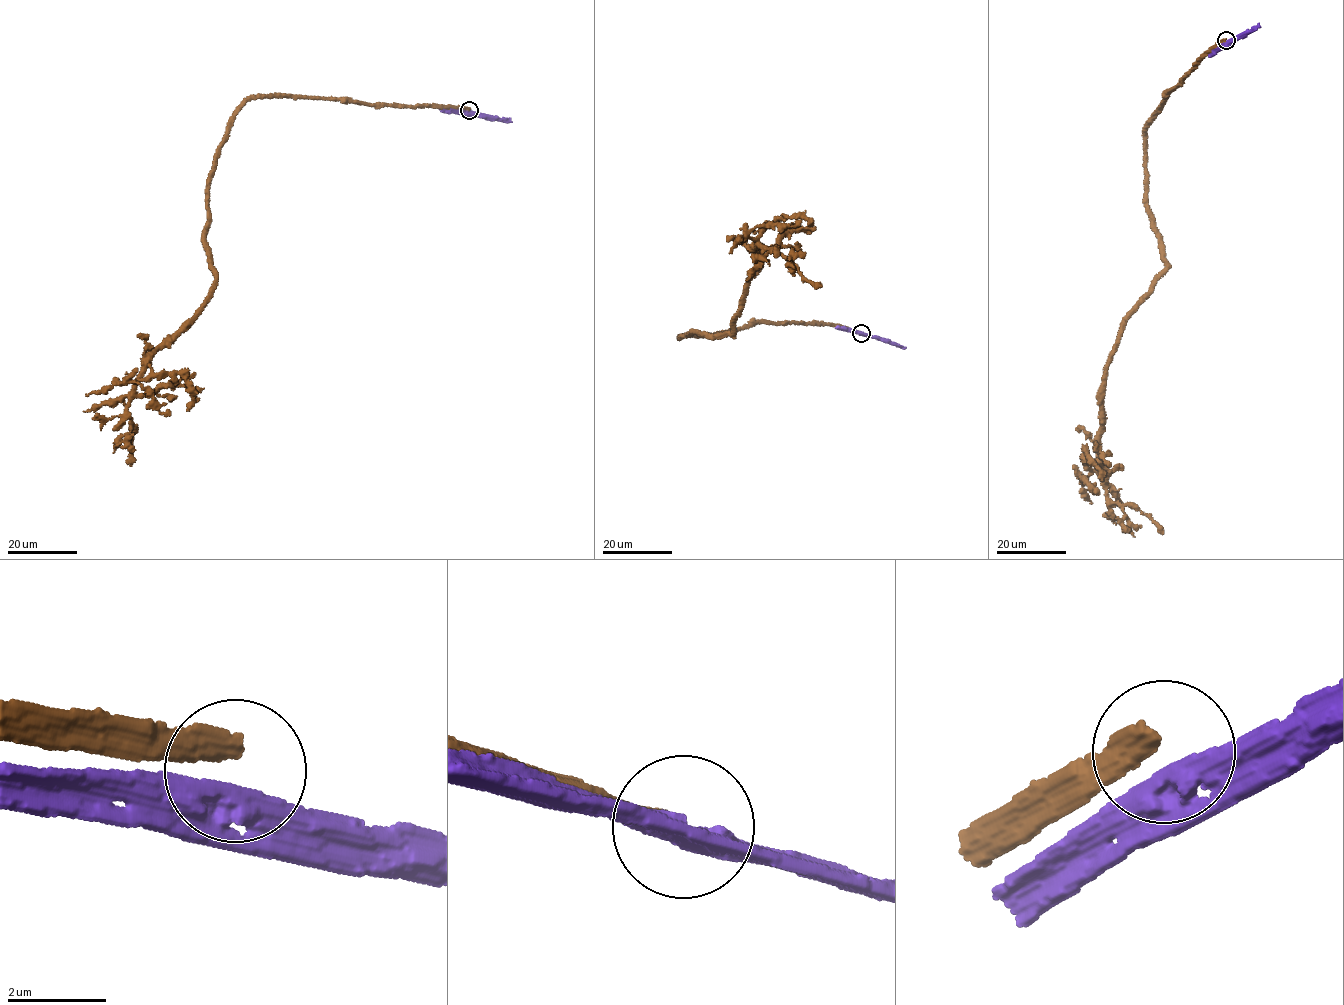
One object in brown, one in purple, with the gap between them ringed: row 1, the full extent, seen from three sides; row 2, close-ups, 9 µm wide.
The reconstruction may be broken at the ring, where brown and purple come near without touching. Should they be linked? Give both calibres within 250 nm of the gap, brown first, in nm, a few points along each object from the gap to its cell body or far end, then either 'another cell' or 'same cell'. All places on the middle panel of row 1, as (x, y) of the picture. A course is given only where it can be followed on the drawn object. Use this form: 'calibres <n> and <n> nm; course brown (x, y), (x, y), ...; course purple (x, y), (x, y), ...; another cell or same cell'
calibres 360 and 700 nm; course brown (860, 333), (813, 321), (756, 320), (680, 337), (735, 332), (764, 259), (757, 245), (821, 286); course purple (861, 333), (890, 340), (903, 348); another cell

